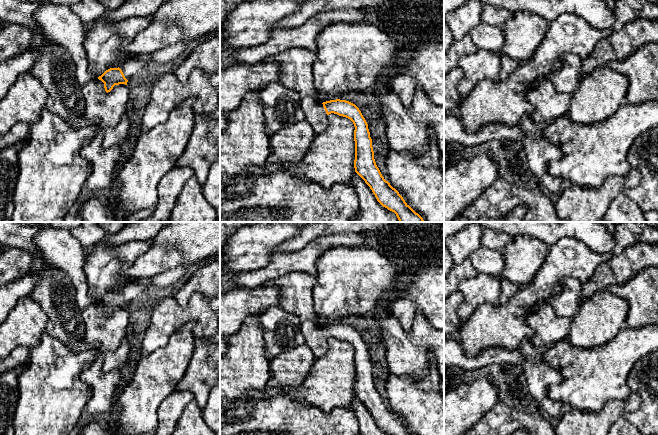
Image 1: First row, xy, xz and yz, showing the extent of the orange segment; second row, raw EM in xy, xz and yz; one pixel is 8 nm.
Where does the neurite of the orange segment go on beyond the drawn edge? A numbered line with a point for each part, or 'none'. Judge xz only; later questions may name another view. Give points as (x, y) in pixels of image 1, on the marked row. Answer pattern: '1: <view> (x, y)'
1: xz (315, 114)

